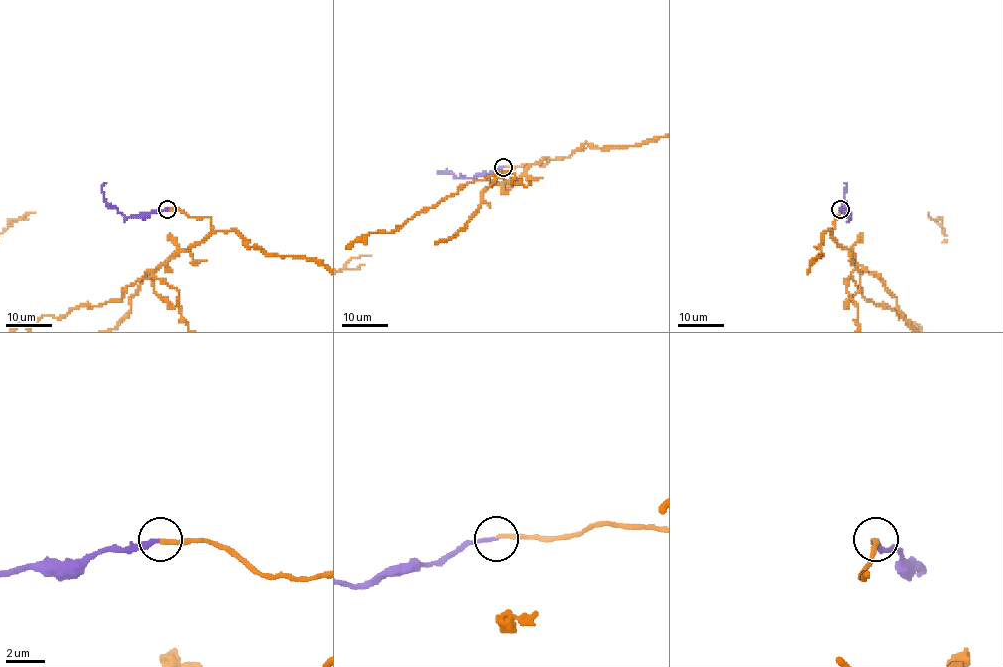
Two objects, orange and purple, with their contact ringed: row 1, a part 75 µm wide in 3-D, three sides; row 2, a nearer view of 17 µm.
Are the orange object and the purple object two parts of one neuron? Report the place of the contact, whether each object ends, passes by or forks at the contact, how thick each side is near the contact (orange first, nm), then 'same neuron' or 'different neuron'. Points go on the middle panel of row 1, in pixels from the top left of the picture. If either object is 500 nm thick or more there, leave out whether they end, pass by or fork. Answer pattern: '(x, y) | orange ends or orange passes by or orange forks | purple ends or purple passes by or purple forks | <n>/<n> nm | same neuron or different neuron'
(503, 167) | orange ends | purple ends | 200/240 nm | same neuron

